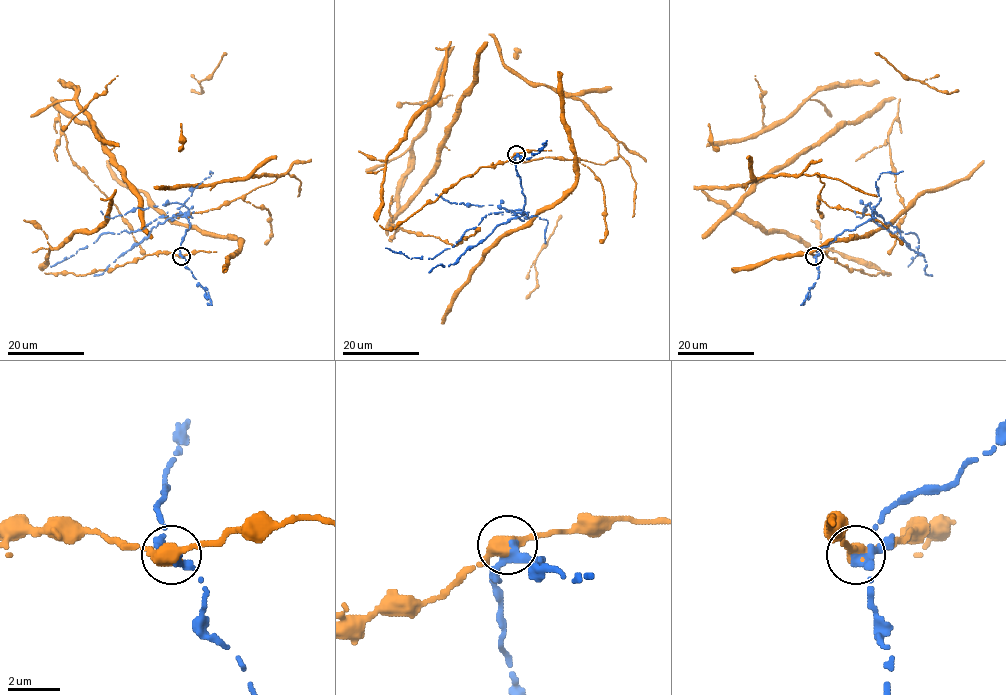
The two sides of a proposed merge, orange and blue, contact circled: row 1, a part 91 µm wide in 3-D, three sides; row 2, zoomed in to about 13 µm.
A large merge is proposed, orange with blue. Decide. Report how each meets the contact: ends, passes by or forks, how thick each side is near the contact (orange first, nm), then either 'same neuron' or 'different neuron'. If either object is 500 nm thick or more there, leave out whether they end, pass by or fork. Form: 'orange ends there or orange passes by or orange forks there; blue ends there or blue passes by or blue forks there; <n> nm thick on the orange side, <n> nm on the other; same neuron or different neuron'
orange passes by; blue ends there; 440 nm thick on the orange side, 440 nm on the other; different neuron

